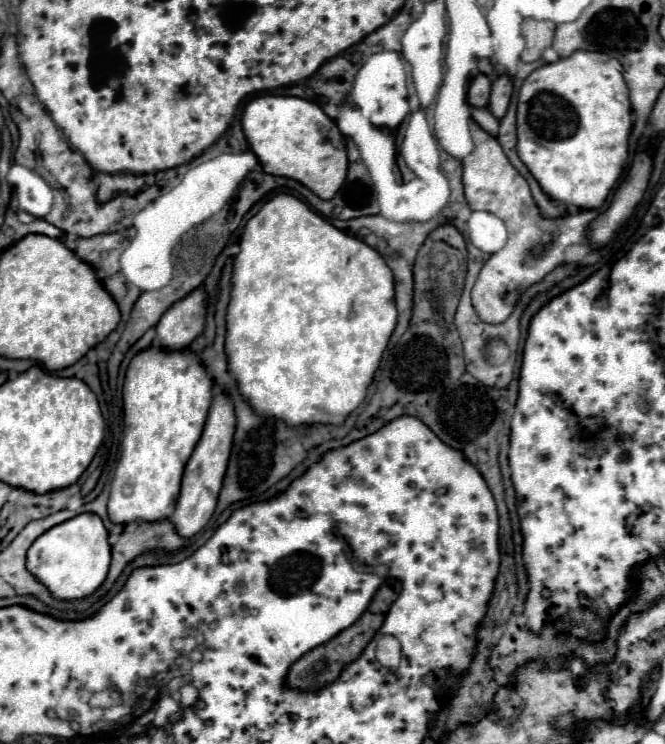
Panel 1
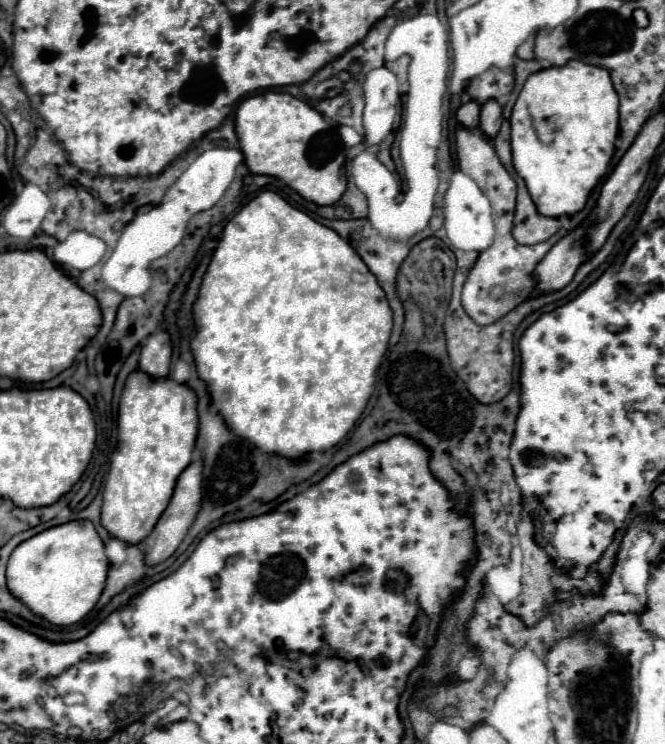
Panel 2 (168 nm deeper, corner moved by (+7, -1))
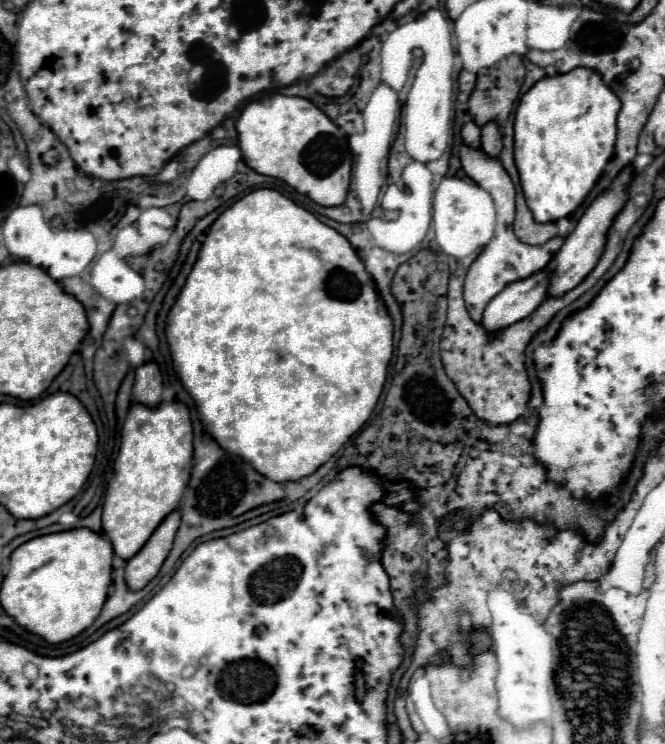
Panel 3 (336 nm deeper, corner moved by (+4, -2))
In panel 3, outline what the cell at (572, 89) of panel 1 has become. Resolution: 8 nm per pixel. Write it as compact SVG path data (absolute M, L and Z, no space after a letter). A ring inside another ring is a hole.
M575 67L573 71L555 77L543 77L521 97L515 111L515 165L519 169L523 193L527 195L527 205L539 223L569 217L583 203L613 155L619 111L619 97L603 83L597 71L587 67Z

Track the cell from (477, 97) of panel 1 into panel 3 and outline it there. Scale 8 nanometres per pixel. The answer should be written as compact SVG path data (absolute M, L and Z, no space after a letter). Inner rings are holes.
M467 121L467 123L463 125L463 129L461 129L461 137L463 137L465 145L469 145L469 147L479 147L479 145L481 145L481 141L479 141L479 137L481 137L481 127L479 127L475 121Z

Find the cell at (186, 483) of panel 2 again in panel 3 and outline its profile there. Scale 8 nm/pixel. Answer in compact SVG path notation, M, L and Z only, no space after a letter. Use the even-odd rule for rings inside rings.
M175 509L161 521L161 525L155 529L155 533L143 545L143 549L127 561L125 581L131 589L145 587L159 573L163 561L167 559L167 555L173 547L179 525L181 525L181 511Z

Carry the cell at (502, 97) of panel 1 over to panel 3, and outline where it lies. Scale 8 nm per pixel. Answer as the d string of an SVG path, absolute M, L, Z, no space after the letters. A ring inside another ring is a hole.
M489 121L481 127L481 149L491 155L497 157L501 153L501 129L495 121Z

